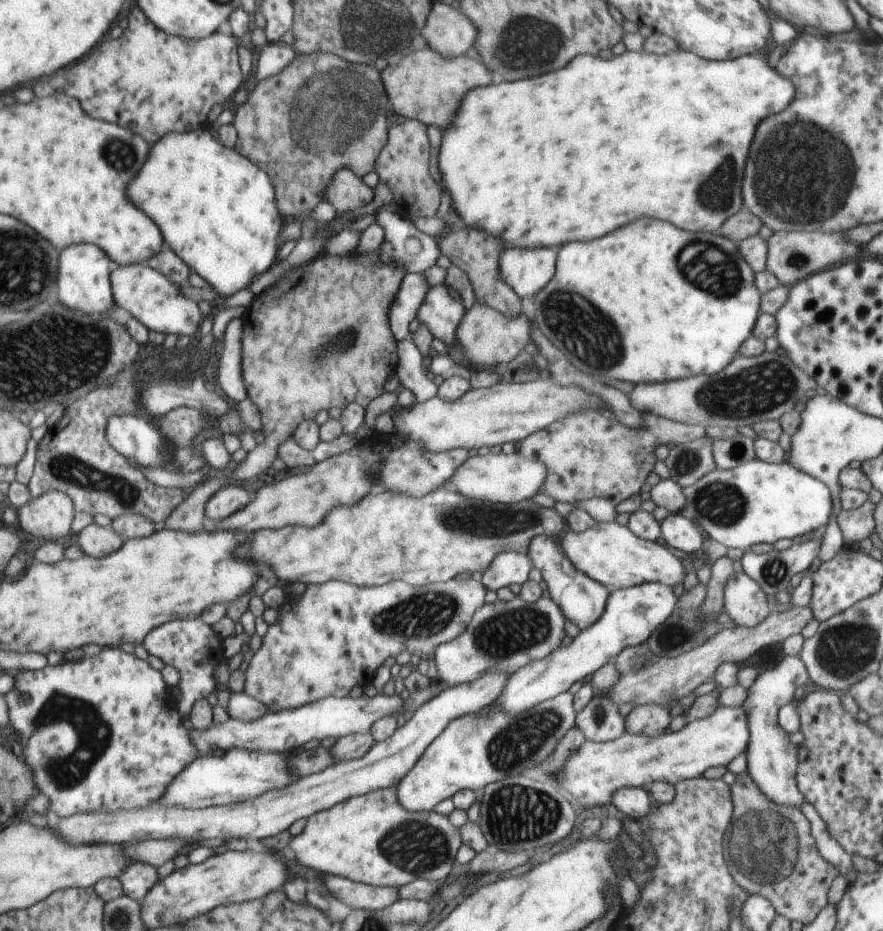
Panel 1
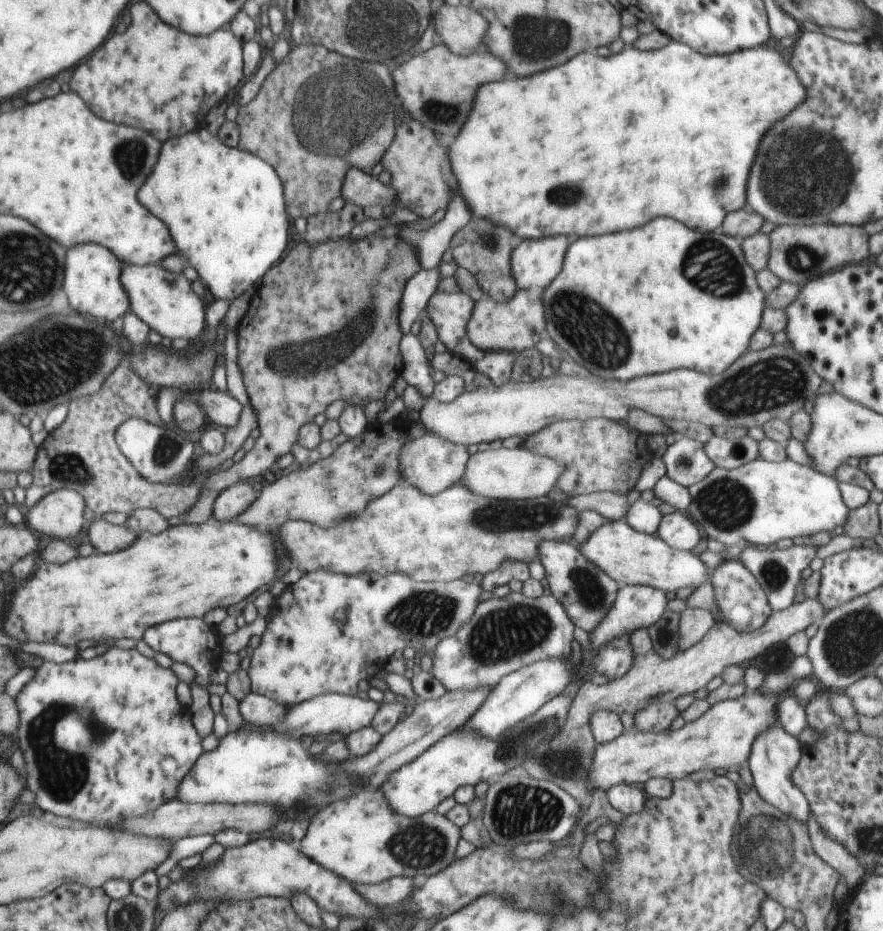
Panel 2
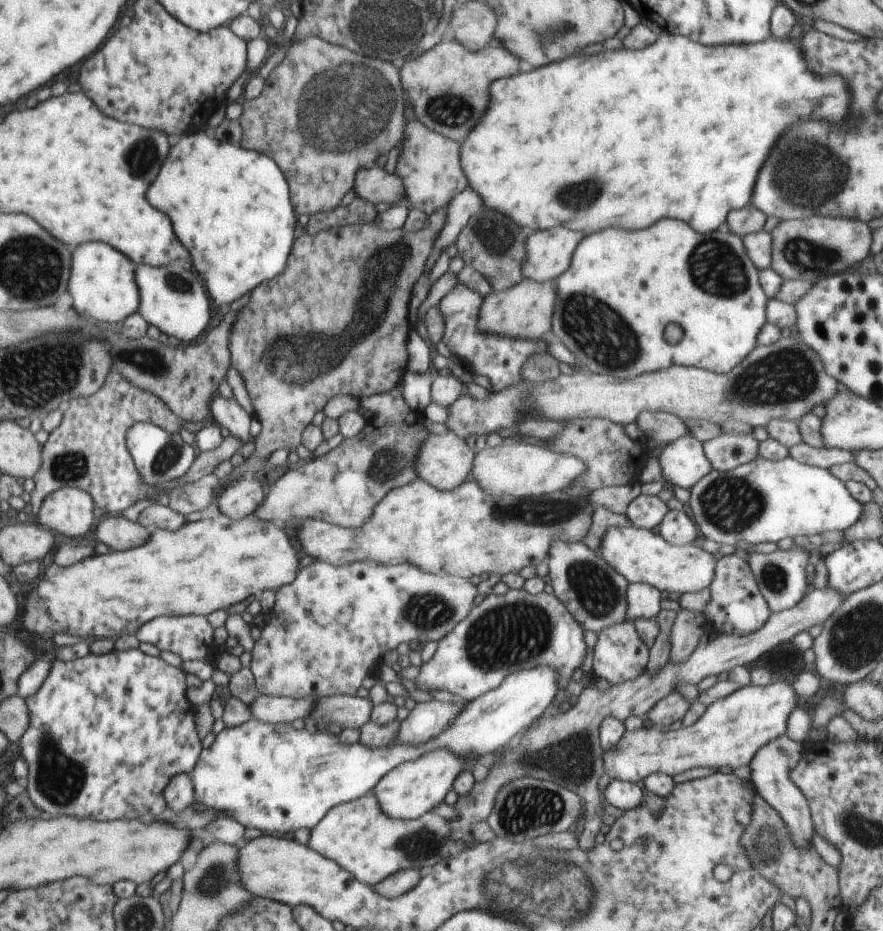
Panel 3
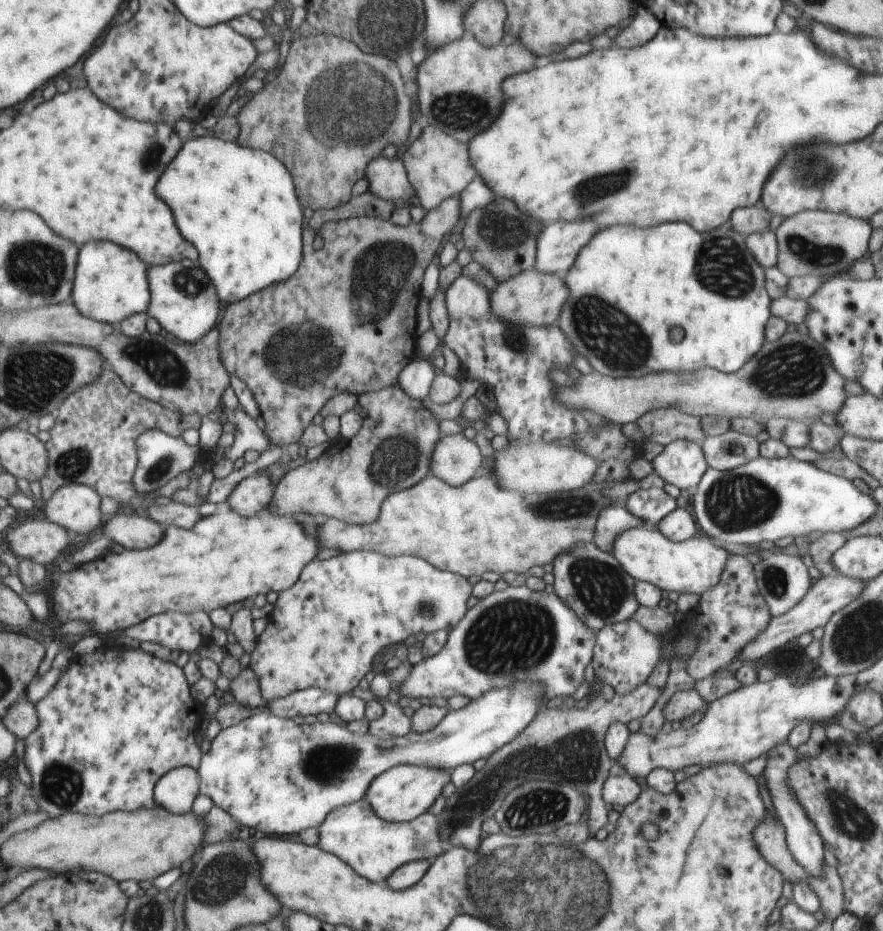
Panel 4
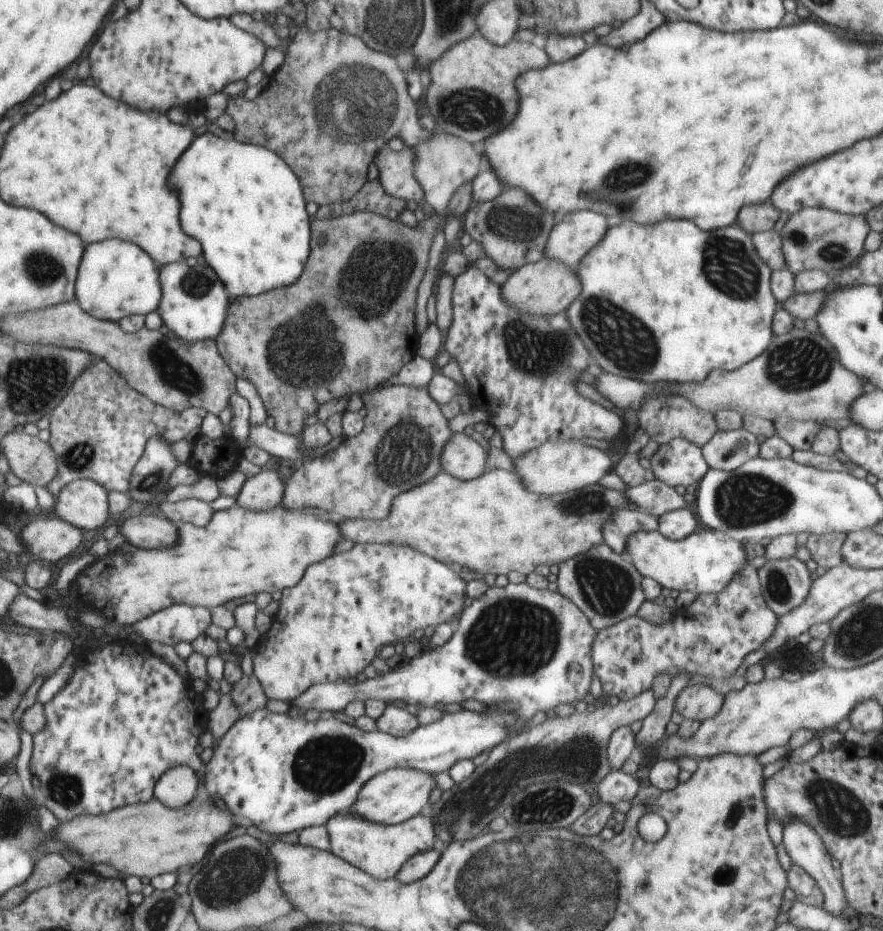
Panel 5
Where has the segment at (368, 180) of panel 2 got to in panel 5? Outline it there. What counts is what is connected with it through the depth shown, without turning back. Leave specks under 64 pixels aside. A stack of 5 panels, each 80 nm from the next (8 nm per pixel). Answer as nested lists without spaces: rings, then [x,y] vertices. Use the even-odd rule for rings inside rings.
[[[404,147],[396,153],[380,149],[374,158],[378,167],[380,184],[391,197],[423,203],[423,190],[413,175],[413,148]]]

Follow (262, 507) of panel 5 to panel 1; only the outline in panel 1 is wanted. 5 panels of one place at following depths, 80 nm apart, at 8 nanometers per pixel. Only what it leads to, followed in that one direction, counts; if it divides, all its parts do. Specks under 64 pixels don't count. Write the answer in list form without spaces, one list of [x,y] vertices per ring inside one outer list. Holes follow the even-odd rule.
[[[226,485],[209,498],[205,506],[205,516],[210,520],[221,521],[232,513],[242,510],[249,502],[246,490]]]

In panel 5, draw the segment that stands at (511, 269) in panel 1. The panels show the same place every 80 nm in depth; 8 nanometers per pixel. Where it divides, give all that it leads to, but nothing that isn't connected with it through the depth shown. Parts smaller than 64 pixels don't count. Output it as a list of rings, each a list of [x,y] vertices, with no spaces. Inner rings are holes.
[[[582,210],[565,214],[549,230],[542,258],[545,256],[546,259],[564,262],[574,270],[581,258],[603,239],[610,224],[614,223],[615,221],[594,211]]]

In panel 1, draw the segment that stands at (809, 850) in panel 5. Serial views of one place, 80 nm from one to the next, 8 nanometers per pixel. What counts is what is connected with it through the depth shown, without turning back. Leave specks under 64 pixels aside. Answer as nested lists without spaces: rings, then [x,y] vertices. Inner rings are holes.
[[[784,655],[772,668],[758,673],[756,680],[747,689],[743,704],[749,726],[747,744],[747,770],[759,789],[776,804],[800,808],[805,798],[798,788],[795,772],[798,768],[796,745],[790,742],[788,733],[779,725],[778,711],[793,701],[798,686],[809,686],[809,674],[800,657]]]

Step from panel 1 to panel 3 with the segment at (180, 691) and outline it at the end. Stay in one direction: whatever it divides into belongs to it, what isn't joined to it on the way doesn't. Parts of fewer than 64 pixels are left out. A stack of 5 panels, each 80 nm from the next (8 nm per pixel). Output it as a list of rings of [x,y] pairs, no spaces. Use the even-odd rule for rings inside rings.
[[[180,615],[172,618],[156,618],[148,624],[144,624],[136,638],[141,643],[150,643],[157,646],[161,651],[169,650],[178,654],[183,661],[204,661],[212,662],[221,650],[215,646],[212,625],[207,617],[202,615]]]

